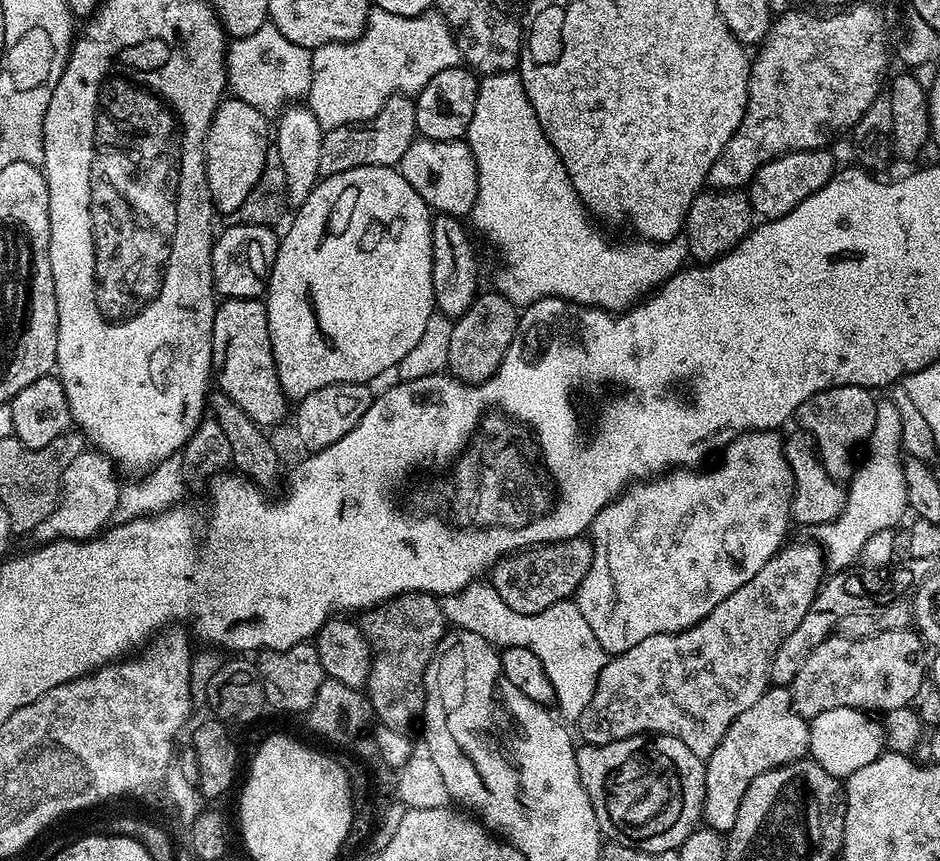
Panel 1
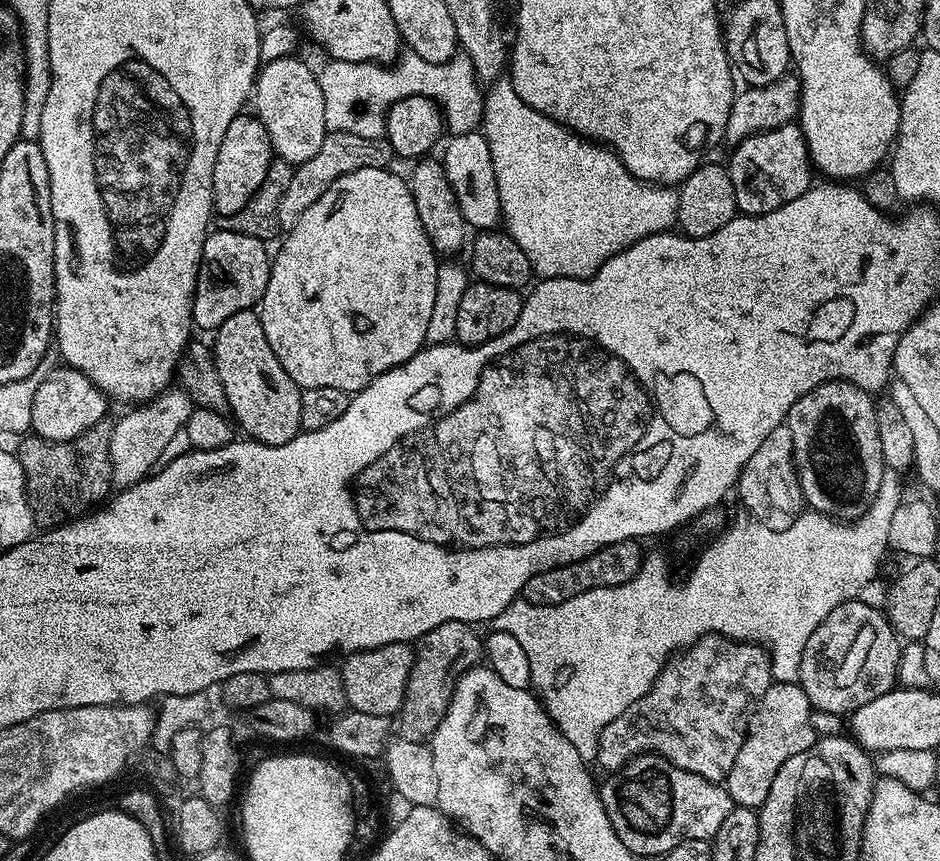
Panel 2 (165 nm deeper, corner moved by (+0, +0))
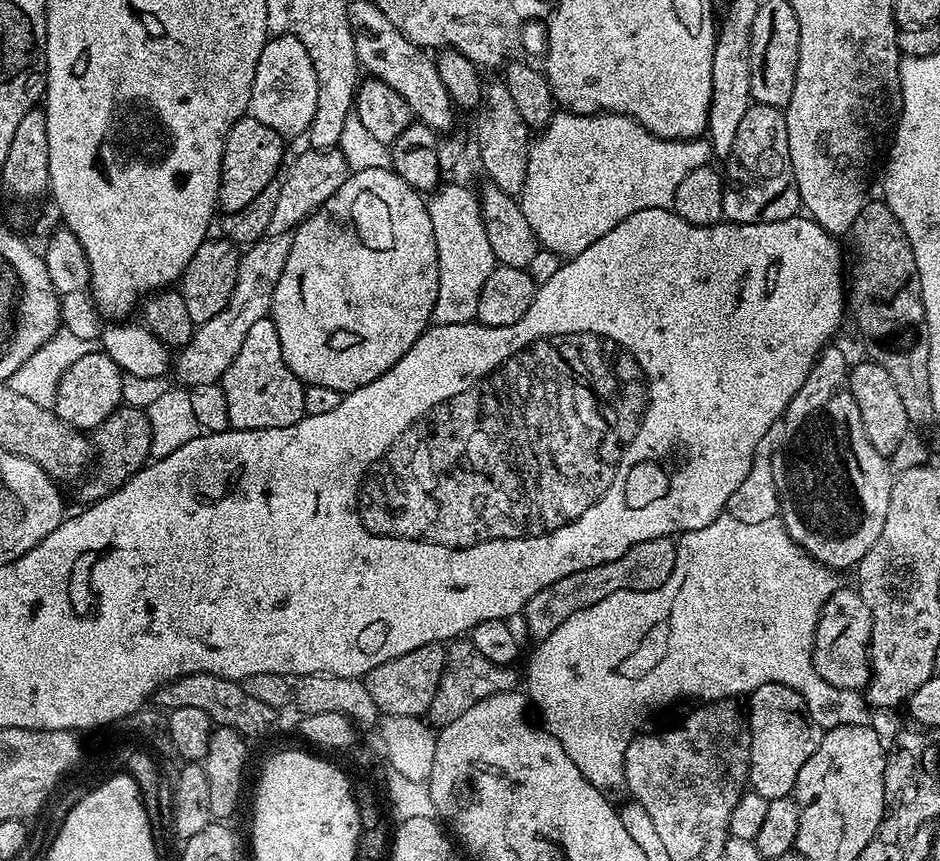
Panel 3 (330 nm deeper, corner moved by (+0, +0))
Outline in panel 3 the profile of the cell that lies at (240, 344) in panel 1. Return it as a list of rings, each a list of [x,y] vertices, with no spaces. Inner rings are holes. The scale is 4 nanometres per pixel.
[[[268,316],[258,318],[246,339],[238,358],[230,362],[222,387],[226,394],[226,407],[230,410],[230,425],[242,430],[266,430],[294,426],[305,416],[303,394],[305,385],[286,366],[282,358],[282,342],[278,342],[278,330]]]

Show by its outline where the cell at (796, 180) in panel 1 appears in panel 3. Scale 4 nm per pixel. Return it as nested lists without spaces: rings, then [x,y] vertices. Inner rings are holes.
[[[753,103],[742,117],[732,152],[726,157],[728,176],[724,180],[724,220],[734,224],[782,222],[801,211],[798,186],[794,182],[794,166],[790,166],[790,142],[786,138],[786,118],[774,106]]]

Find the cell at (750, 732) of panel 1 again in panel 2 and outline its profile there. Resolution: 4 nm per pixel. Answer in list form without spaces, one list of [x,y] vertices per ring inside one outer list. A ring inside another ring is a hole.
[[[775,682],[770,685],[747,721],[742,750],[738,750],[734,766],[730,766],[726,787],[733,805],[737,808],[761,808],[766,802],[766,794],[770,794],[774,774],[782,770],[782,762],[794,758],[794,754],[802,754],[802,750],[815,744],[817,739],[814,709],[800,685]]]

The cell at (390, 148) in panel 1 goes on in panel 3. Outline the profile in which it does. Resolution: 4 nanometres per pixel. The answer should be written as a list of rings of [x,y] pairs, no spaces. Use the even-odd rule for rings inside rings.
[[[339,147],[307,151],[302,153],[289,168],[287,165],[283,169],[278,202],[274,202],[274,214],[268,223],[269,236],[292,232],[311,212],[319,210],[326,202],[326,198],[330,198],[334,190],[338,190],[338,186],[342,186],[342,182],[346,182],[350,174],[347,160]]]

